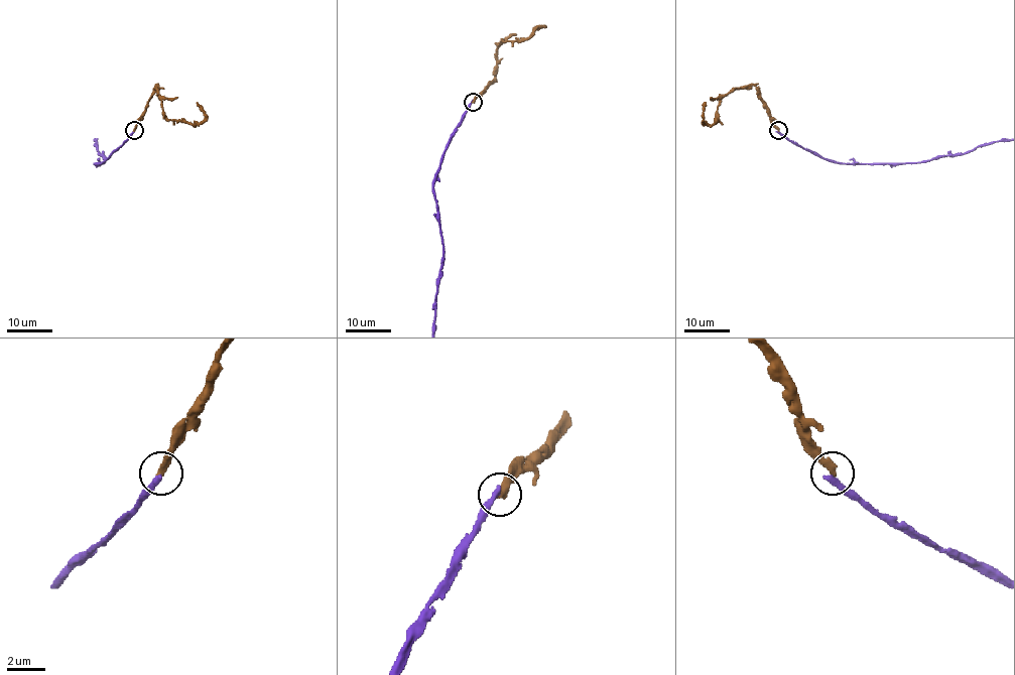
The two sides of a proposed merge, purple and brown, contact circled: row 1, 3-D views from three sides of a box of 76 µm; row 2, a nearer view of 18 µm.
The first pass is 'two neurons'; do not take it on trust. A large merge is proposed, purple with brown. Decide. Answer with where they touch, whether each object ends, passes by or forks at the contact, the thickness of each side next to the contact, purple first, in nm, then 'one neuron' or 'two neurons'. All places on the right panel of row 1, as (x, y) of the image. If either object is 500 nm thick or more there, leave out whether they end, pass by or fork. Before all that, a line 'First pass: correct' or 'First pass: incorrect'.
First pass: correct
at (778, 130); purple ends there; brown ends there; 300 nm thick on the purple side, 400 nm on the other; two neurons

